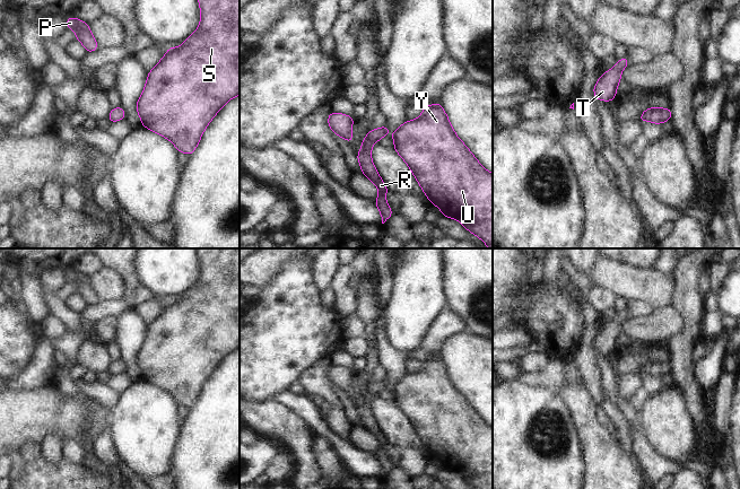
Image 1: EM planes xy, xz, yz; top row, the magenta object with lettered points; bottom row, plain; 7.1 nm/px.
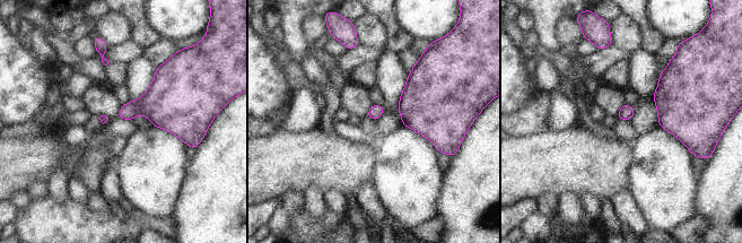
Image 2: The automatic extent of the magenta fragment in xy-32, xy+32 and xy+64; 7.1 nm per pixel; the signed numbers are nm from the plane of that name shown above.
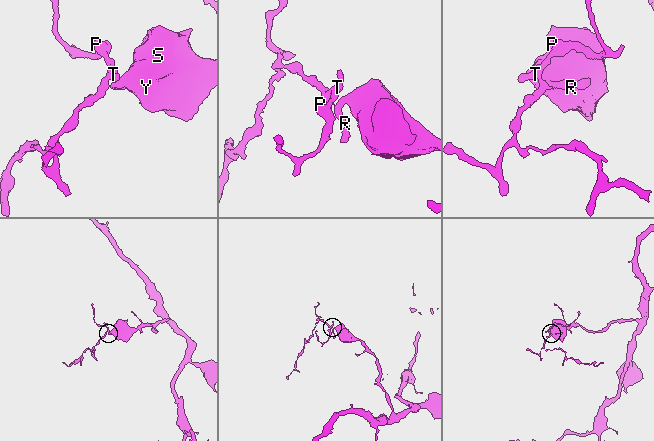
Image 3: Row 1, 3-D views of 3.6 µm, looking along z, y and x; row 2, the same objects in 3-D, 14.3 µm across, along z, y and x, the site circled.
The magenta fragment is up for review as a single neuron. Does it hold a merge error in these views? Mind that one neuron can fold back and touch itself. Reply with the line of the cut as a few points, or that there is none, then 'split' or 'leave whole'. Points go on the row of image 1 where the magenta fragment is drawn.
xy (107, 119), (110, 121) | split

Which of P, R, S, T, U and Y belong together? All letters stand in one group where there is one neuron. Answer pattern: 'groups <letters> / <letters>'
groups P T / R S U Y

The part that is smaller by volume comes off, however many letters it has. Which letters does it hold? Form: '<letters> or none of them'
P, T

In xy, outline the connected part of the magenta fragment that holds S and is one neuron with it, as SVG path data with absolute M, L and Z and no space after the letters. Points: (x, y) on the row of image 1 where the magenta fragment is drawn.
M198 0L200 5L200 25L193 34L184 40L179 47L169 46L163 59L148 72L146 86L141 93L136 110L141 119L142 126L168 139L176 147L179 152L191 156L199 145L199 141L215 115L221 107L235 96L240 95L240 0Z

